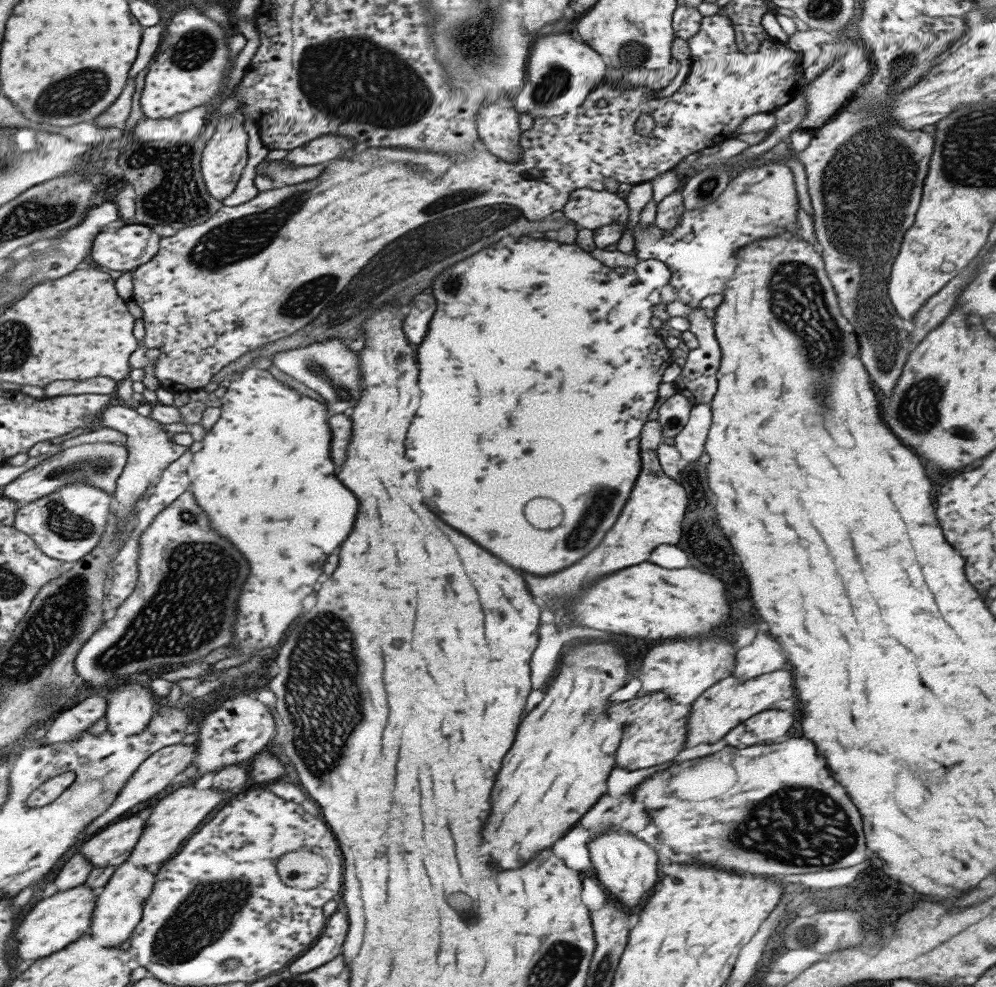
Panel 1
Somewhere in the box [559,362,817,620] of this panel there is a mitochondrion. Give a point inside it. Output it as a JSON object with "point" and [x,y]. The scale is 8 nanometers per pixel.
{"point":[603,497]}

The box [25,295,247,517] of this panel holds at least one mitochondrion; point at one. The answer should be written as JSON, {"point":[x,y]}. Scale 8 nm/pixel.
{"point":[97,465]}

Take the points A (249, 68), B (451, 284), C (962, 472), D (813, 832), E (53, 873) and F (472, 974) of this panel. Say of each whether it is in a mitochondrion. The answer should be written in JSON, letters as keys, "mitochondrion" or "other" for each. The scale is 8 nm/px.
{"A":"other","B":"mitochondrion","C":"other","D":"mitochondrion","E":"other","F":"other"}

